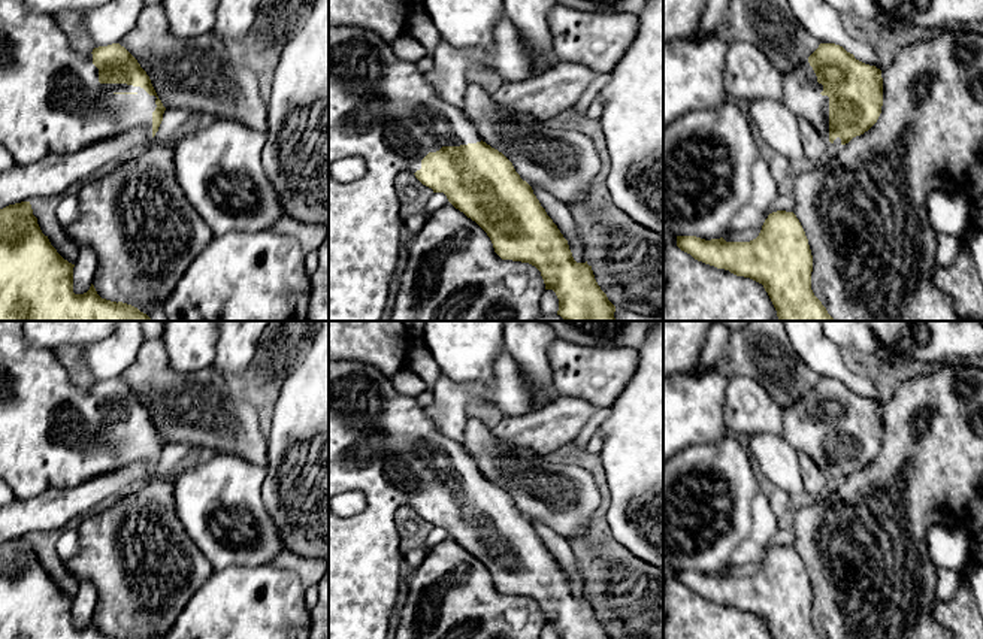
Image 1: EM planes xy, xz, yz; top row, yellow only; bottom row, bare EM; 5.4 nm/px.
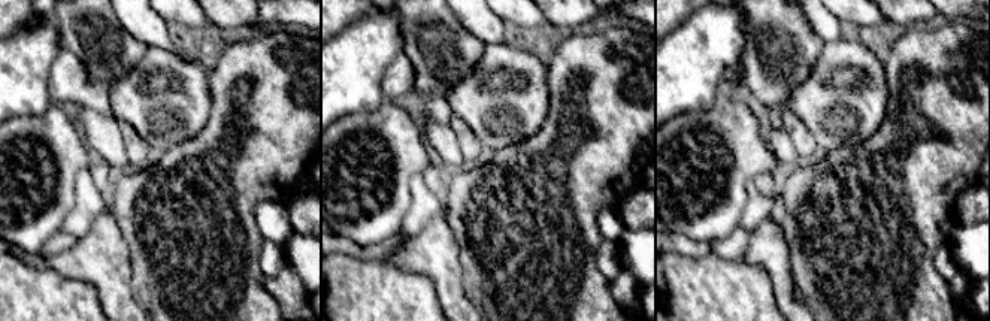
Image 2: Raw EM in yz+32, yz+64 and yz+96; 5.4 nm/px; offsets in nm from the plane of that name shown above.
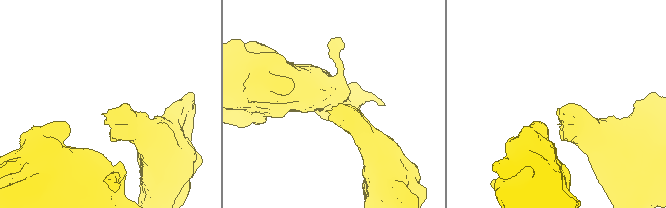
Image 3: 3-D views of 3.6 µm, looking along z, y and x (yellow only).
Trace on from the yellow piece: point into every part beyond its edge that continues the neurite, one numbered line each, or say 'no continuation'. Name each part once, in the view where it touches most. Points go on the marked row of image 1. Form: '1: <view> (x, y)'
1: xy (51, 102)

